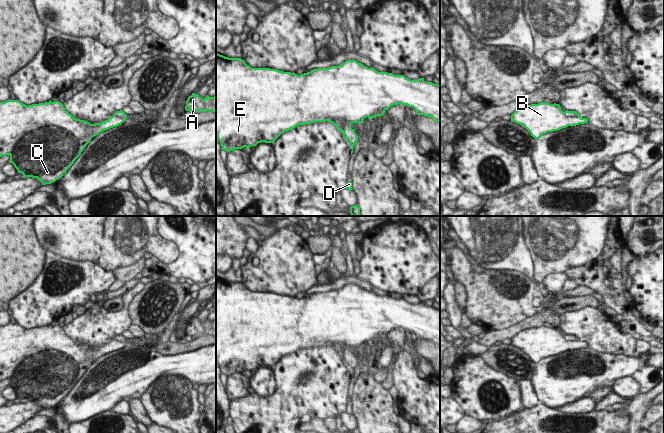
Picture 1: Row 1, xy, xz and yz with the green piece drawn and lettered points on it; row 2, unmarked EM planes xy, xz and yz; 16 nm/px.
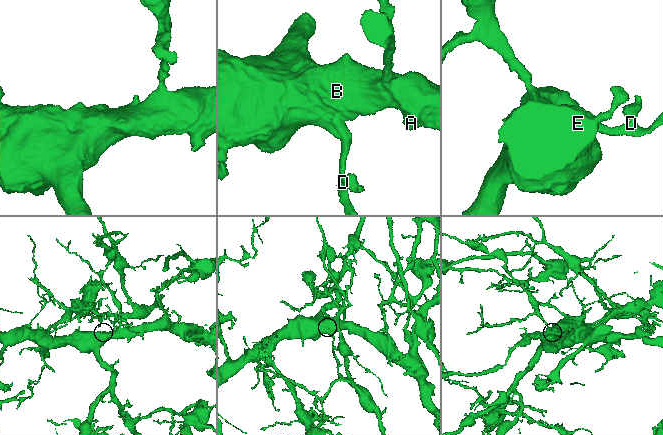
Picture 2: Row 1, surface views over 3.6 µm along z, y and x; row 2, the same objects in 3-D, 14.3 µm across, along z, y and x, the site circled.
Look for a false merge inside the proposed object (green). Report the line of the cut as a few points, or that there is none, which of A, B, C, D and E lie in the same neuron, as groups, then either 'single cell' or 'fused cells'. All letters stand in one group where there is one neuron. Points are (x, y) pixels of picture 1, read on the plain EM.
cut xz (343, 344), (343, 359), (346, 362); groups A B C E / D; fused cells

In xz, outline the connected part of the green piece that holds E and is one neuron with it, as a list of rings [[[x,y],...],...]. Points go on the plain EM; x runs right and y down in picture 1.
[[[216,277],[216,360],[222,370],[222,374],[227,377],[235,373],[242,373],[244,371],[250,372],[256,370],[258,367],[273,367],[282,357],[295,352],[297,349],[305,349],[314,346],[329,345],[338,355],[343,357],[343,346],[362,347],[363,344],[368,342],[380,341],[391,330],[401,328],[413,331],[417,339],[424,339],[432,341],[435,346],[440,346],[440,309],[432,306],[426,306],[424,302],[417,304],[410,304],[404,299],[394,299],[387,296],[378,296],[374,292],[368,292],[356,284],[346,284],[339,290],[331,290],[328,292],[313,293],[310,296],[297,299],[294,296],[283,296],[277,293],[270,292],[252,292],[245,287],[241,282],[229,282]]]

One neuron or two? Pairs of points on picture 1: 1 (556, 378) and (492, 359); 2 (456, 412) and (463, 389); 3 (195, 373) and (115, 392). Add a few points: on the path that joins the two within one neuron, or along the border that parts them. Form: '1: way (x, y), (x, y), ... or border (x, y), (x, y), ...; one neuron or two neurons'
1: border (537, 363), (530, 379); two neurons
2: border (452, 398), (460, 405), (465, 414); two neurons
3: way (175, 367), (142, 367), (135, 372); one neuron

